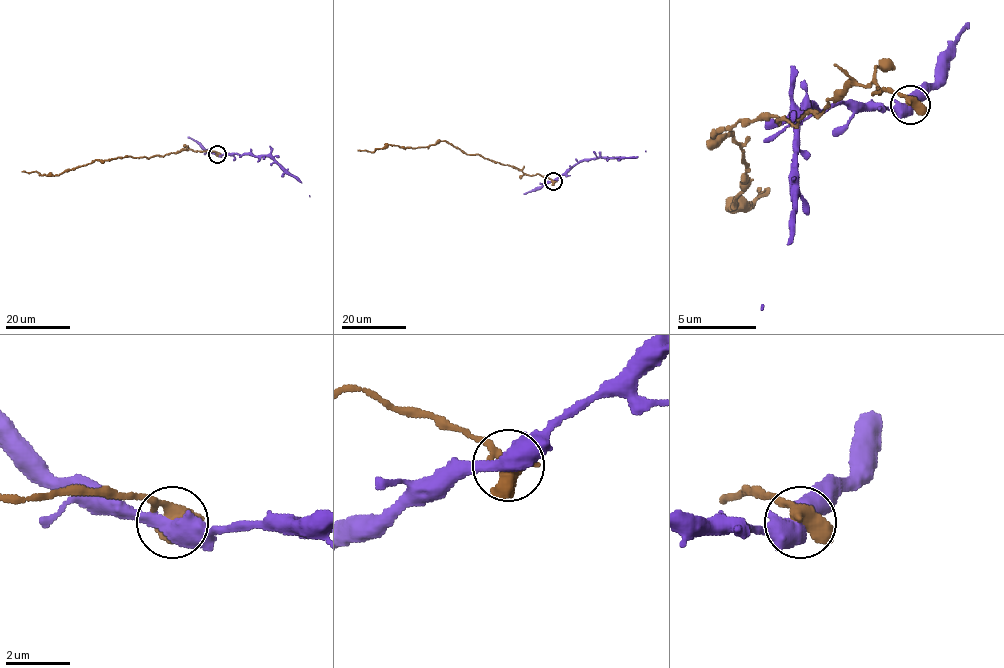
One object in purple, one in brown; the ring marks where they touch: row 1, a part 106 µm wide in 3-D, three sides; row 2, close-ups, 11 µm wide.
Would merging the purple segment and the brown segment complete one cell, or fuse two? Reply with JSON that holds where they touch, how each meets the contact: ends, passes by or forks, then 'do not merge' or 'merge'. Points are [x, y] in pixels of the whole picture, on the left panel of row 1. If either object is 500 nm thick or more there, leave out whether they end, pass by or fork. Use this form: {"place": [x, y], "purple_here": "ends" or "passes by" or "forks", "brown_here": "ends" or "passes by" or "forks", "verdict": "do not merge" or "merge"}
{"place": [217, 154], "verdict": "do not merge"}

